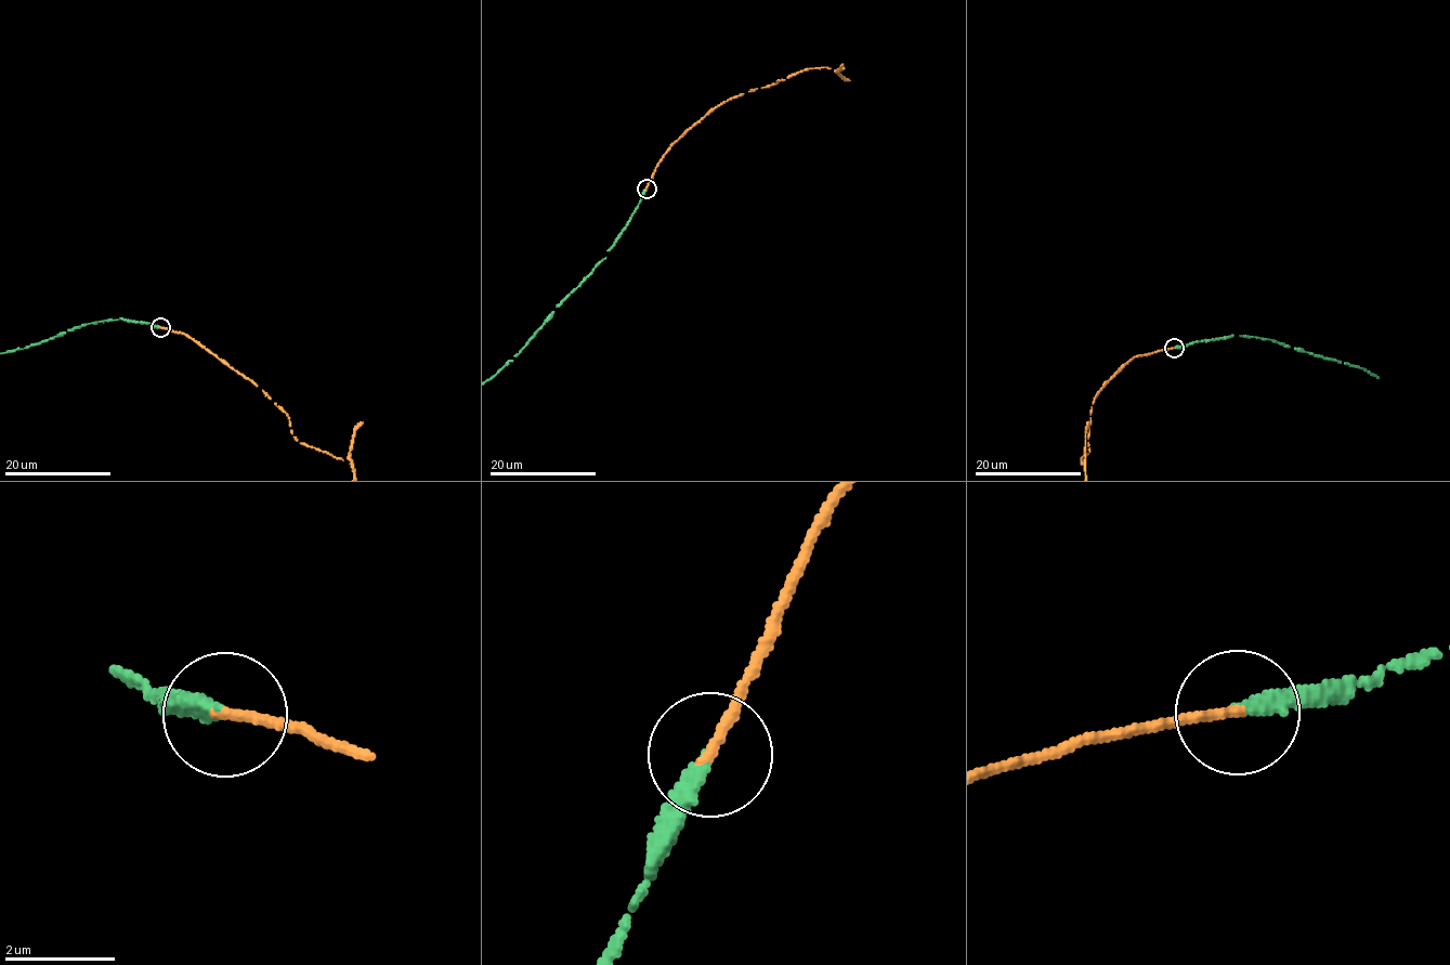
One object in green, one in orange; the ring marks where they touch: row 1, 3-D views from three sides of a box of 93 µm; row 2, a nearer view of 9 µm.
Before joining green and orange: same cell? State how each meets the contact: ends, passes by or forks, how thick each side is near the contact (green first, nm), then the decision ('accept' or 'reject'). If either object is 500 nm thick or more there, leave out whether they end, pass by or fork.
green ends | orange ends | 320/200 nm | accept

